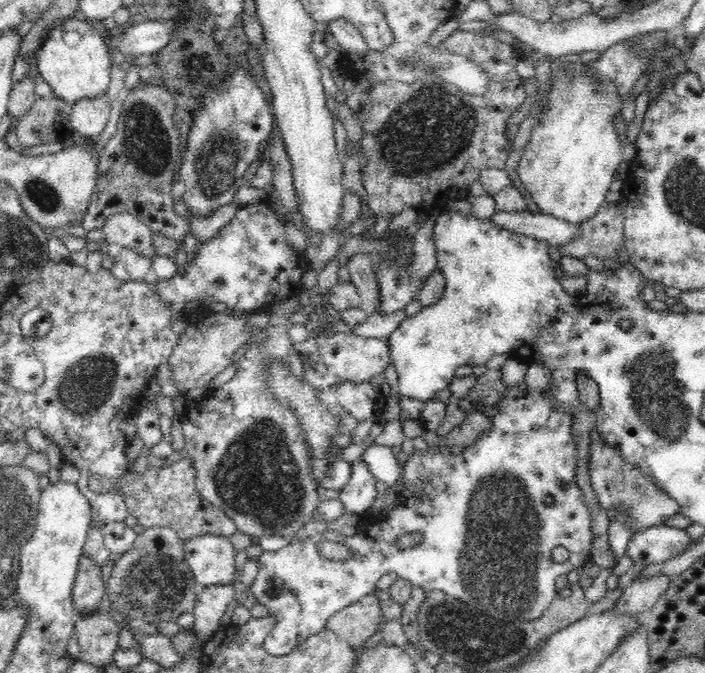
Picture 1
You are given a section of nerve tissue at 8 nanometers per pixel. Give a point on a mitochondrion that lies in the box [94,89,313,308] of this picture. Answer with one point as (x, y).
(144, 143)

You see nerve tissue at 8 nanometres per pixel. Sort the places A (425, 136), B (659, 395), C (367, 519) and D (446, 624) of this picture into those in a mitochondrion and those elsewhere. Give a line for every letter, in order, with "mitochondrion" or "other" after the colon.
A: mitochondrion
B: mitochondrion
C: other
D: mitochondrion

